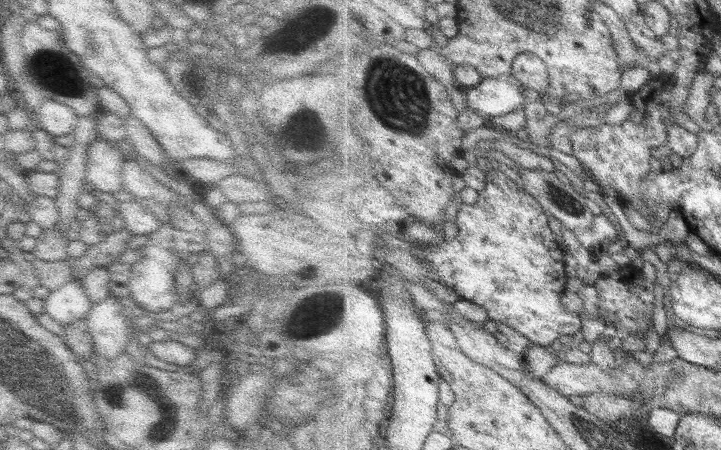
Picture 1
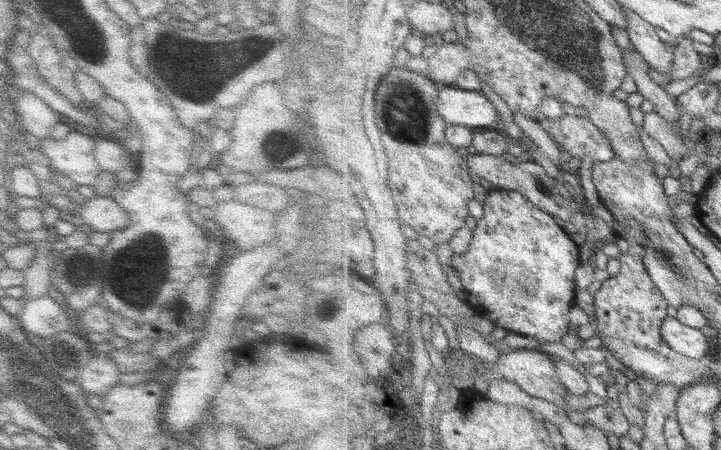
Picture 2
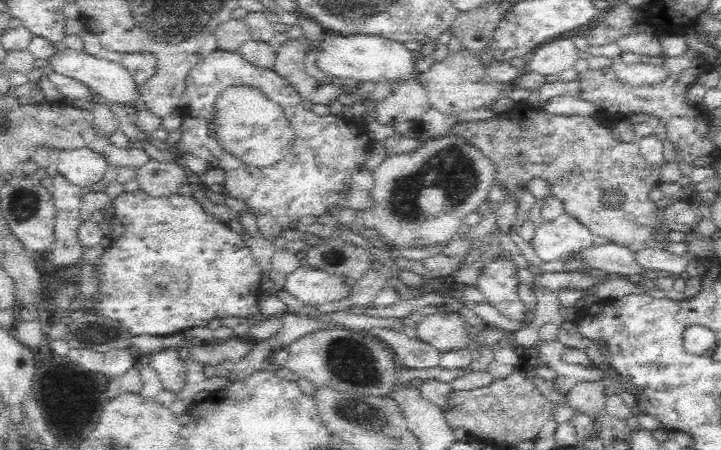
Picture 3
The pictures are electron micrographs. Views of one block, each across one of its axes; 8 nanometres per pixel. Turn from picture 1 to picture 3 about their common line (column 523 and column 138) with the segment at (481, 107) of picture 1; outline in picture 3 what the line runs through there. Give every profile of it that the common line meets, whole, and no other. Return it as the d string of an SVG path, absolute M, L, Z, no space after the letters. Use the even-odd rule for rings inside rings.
M65 48L56 52L49 58L49 70L53 70L58 74L63 74L68 78L79 80L82 84L89 86L92 92L96 92L98 96L102 96L108 102L114 102L118 106L136 108L141 102L139 97L139 87L134 82L133 76L120 63L113 63L94 55L86 54L82 51Z

